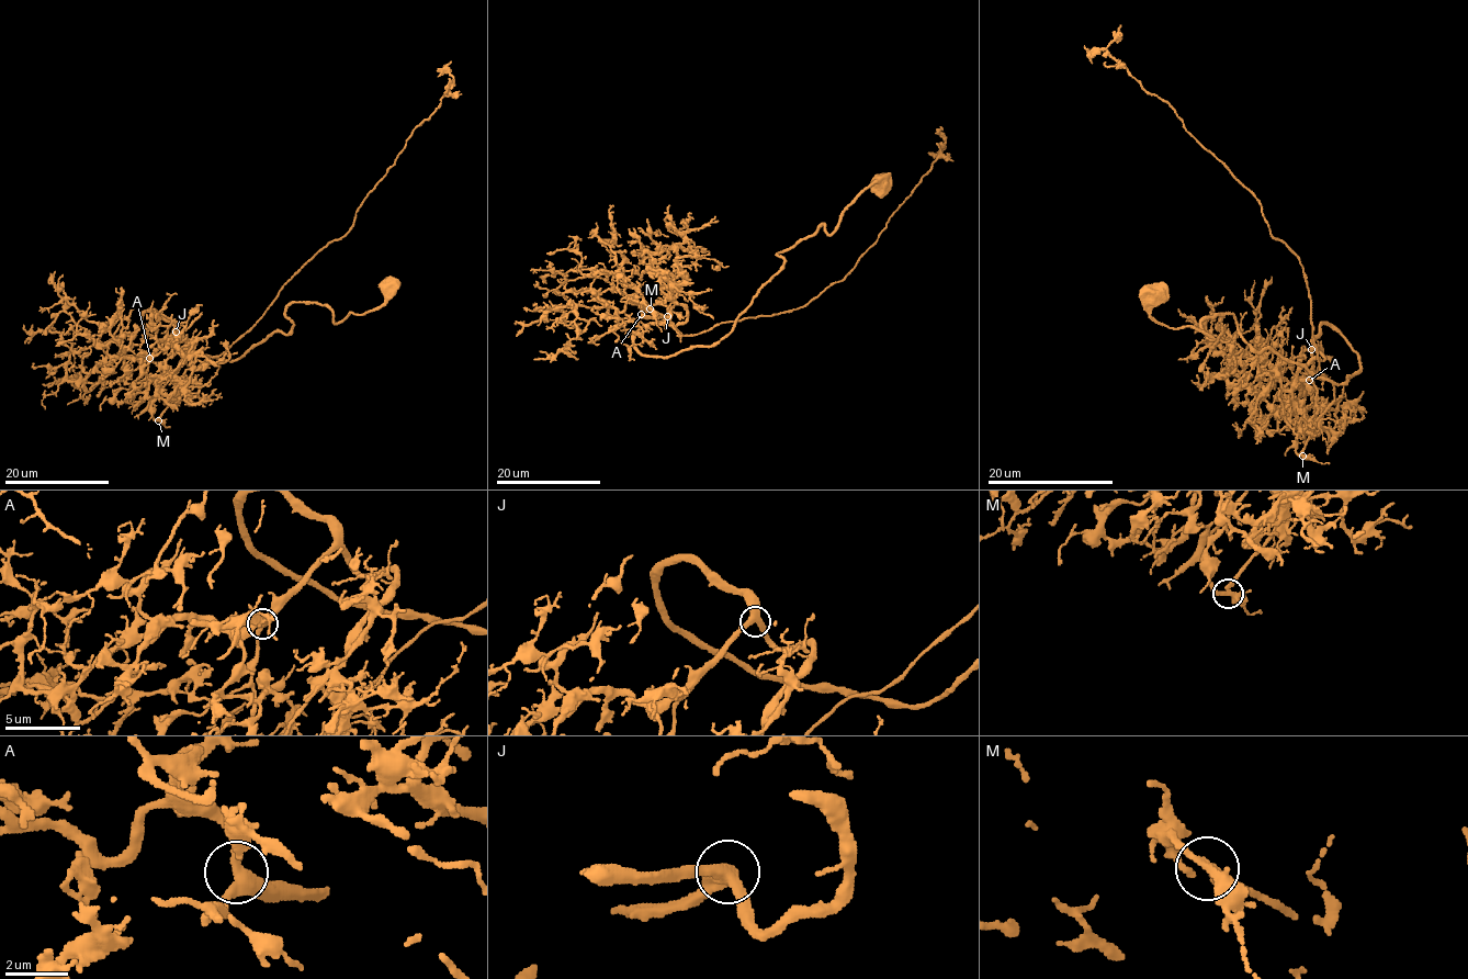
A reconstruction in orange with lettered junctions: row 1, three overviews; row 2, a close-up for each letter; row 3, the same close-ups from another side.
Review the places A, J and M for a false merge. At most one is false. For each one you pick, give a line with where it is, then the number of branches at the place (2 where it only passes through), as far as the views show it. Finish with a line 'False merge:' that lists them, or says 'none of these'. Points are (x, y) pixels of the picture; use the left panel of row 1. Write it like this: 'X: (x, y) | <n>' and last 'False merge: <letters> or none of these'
M: (158, 420) | 3
False merge: M

